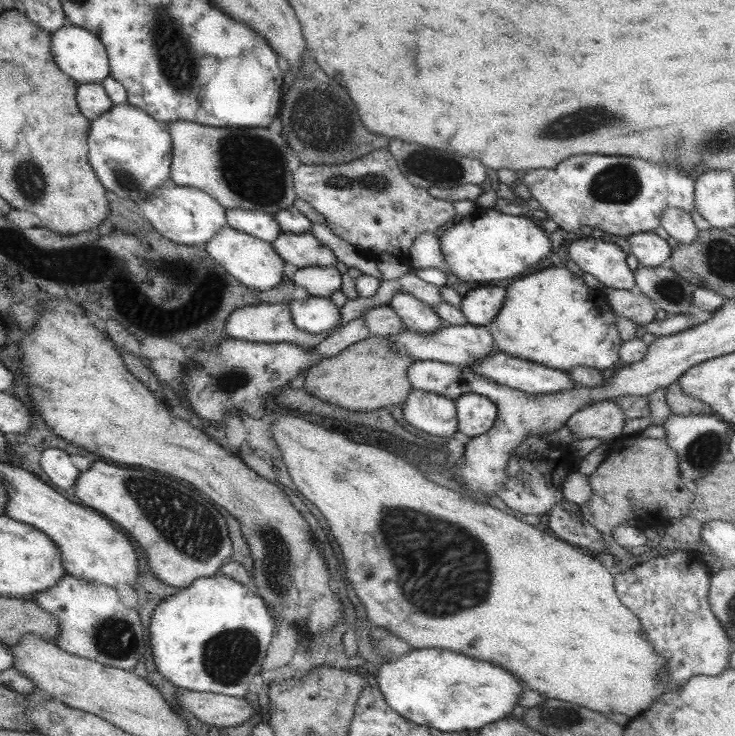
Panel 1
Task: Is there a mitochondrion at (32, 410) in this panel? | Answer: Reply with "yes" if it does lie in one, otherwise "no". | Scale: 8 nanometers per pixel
no

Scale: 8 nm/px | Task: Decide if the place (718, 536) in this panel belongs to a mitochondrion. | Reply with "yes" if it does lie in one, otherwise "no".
no

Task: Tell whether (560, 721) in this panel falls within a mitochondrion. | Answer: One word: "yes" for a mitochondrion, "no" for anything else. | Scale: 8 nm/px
yes

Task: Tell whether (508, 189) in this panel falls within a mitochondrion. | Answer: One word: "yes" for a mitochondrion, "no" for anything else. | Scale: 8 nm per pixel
no

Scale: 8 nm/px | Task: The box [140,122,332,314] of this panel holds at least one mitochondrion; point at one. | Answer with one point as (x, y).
(251, 166)

